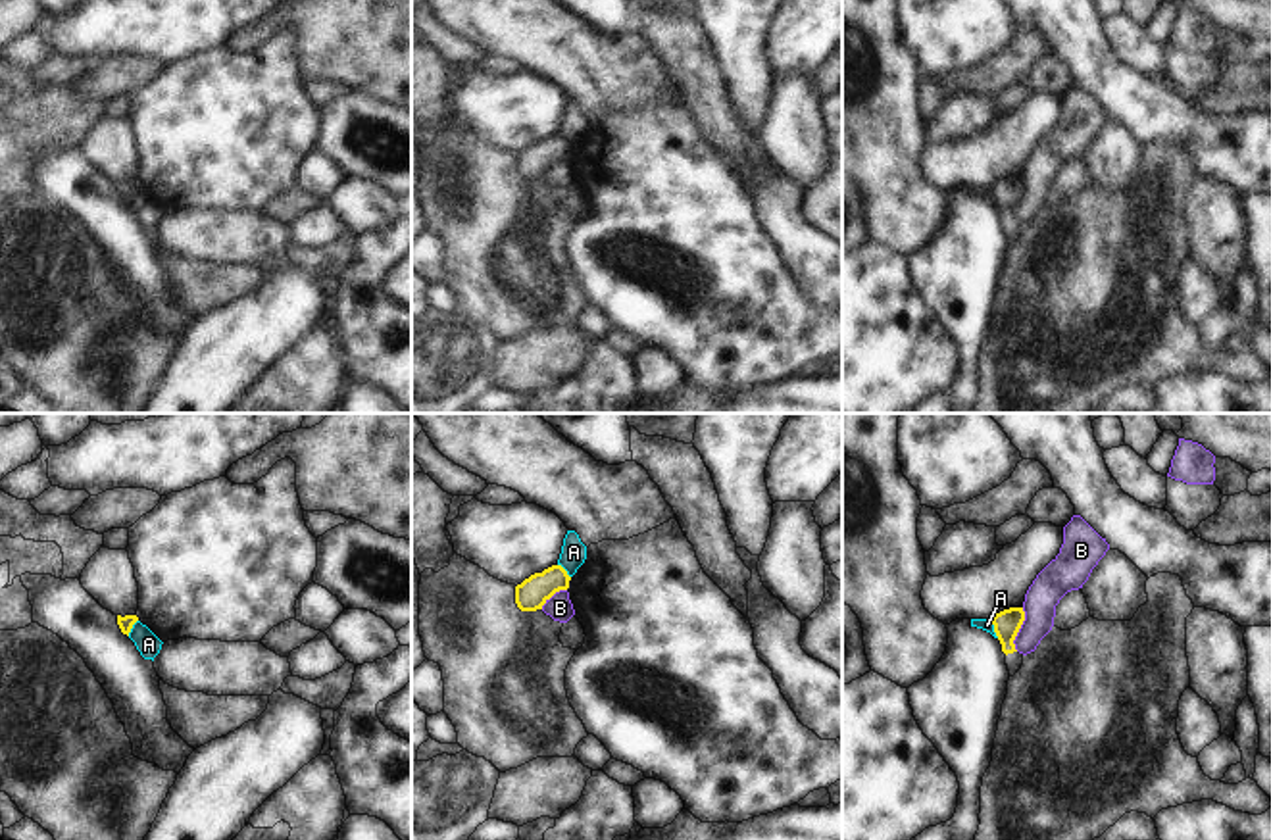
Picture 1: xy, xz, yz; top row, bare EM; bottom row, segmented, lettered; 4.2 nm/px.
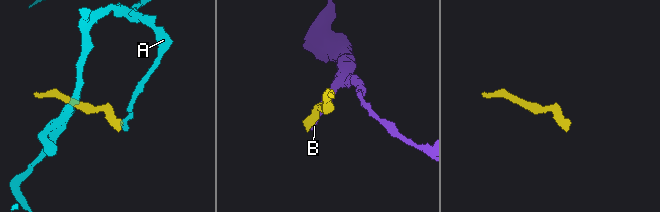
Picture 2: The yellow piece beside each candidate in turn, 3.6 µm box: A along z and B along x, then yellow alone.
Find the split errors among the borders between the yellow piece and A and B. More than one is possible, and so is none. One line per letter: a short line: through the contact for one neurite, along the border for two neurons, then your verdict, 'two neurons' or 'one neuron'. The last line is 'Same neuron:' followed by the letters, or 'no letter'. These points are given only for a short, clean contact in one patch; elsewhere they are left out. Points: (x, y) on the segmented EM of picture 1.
A: line yz (991, 619), (993, 631), (998, 637); two neurons
B: line yz (1023, 608), (1023, 623), (1014, 641), (1016, 650); two neurons
Same neuron: no letter

